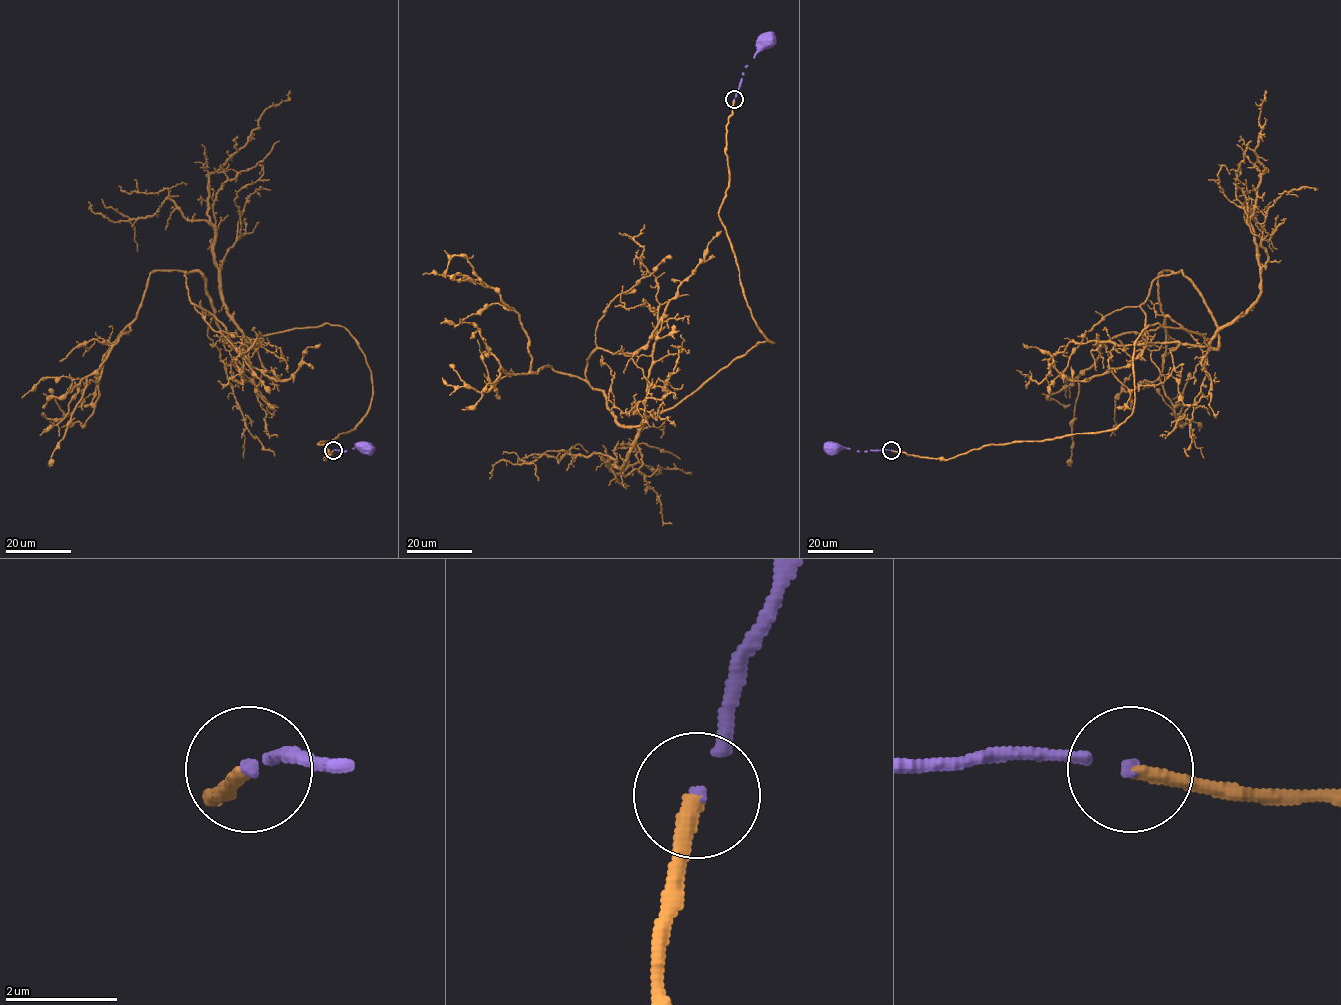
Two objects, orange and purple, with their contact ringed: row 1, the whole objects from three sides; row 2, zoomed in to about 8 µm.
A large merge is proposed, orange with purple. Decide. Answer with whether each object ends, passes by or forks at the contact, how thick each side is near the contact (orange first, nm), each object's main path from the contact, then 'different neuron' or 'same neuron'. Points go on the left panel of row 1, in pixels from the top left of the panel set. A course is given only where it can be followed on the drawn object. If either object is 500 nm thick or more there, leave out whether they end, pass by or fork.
orange ends there; purple ends there; 260 nm thick on the orange side, 150 nm on the other; orange runs (333, 450), (317, 444), (372, 395), (358, 341), (324, 323), (231, 347), (206, 279), (154, 270), (52, 466); purple runs (333, 450), (356, 448), (365, 453), (366, 448); same neuron

